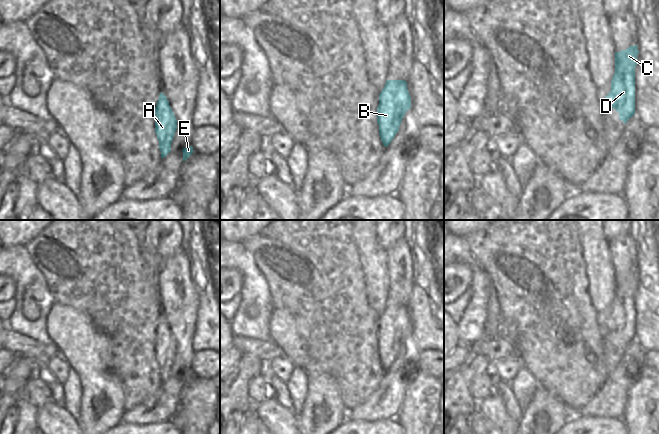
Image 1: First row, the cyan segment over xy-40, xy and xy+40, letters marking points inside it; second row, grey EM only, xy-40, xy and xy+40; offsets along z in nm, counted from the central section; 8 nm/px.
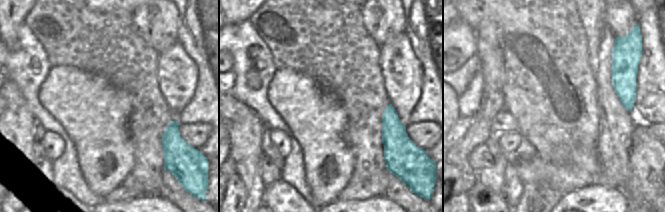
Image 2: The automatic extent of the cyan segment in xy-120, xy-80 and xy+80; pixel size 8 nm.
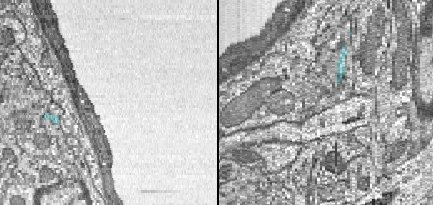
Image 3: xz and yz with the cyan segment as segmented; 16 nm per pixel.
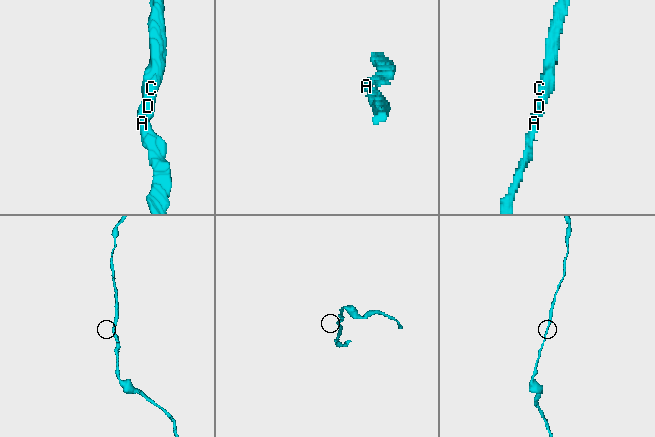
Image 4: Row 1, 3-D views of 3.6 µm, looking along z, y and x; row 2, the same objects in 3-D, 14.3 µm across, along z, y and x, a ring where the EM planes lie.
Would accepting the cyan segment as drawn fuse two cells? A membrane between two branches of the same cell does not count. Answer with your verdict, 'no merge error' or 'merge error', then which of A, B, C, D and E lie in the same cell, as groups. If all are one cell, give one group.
no merge error; groups A B C D E

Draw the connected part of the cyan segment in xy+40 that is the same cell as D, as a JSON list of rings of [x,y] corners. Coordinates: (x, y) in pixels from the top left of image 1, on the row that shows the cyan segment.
[[[637,45],[615,52],[615,73],[611,81],[611,91],[600,103],[603,114],[614,108],[625,124],[635,114],[635,67],[638,53]]]

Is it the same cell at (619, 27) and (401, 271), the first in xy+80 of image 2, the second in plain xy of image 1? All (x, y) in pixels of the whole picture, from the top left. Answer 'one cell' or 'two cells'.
one cell

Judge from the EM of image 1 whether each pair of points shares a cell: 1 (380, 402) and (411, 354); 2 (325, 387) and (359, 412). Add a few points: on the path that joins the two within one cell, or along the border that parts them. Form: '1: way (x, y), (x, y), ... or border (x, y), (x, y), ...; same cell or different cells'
1: way (391, 390), (396, 378), (400, 374), (401, 366); same cell
2: border (346, 412), (347, 417); different cells

